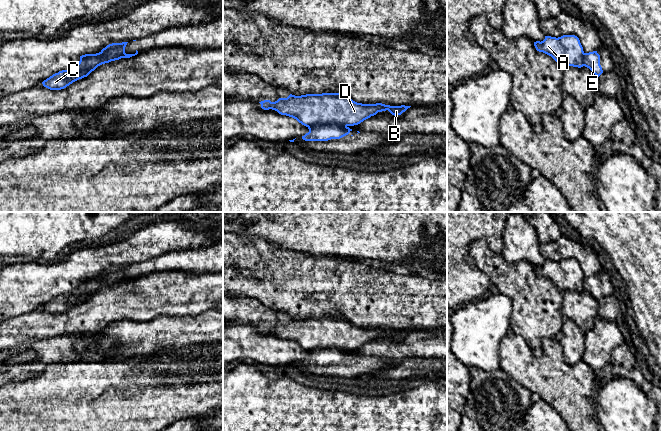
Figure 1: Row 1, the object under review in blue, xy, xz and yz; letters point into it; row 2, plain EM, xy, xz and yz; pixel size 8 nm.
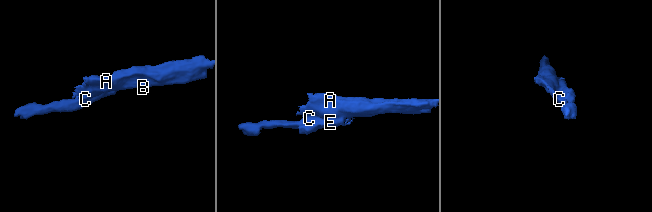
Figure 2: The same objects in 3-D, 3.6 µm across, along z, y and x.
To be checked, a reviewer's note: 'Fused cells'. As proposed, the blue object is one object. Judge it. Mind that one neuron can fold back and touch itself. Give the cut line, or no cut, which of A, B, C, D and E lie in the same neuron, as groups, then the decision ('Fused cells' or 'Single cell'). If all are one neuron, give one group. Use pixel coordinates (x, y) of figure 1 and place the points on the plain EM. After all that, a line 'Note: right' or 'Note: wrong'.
Split along xy (111, 268), (91, 280), (82, 291), (76, 290). Groups: A B D / C E. Fused cells
Note: right

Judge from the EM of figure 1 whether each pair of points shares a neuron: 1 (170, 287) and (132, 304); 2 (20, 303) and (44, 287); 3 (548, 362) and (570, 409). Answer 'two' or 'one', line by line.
1: one
2: one
3: one

